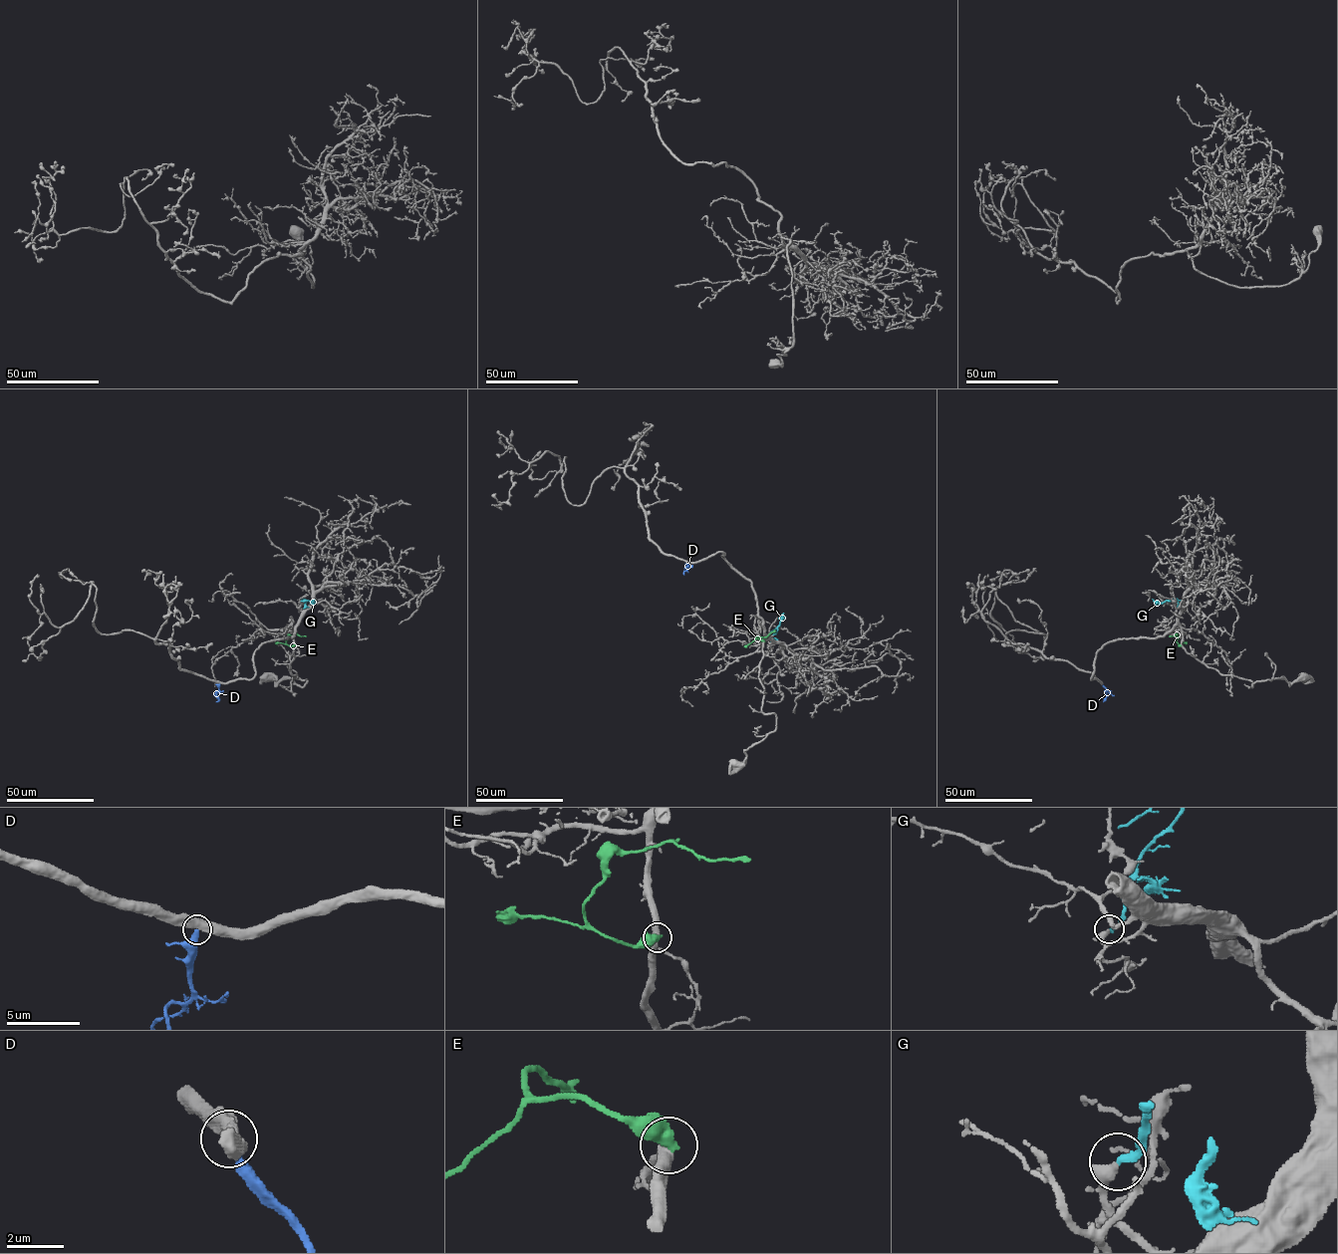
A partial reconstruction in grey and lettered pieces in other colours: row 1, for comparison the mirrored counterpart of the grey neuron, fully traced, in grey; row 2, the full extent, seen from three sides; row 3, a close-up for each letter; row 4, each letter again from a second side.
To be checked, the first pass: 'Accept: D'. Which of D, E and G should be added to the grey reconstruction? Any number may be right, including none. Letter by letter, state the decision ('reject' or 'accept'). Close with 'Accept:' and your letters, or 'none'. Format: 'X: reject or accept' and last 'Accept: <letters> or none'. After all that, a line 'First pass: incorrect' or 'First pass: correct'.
D: reject
E: reject
G: reject
Accept: none
First pass: incorrect

